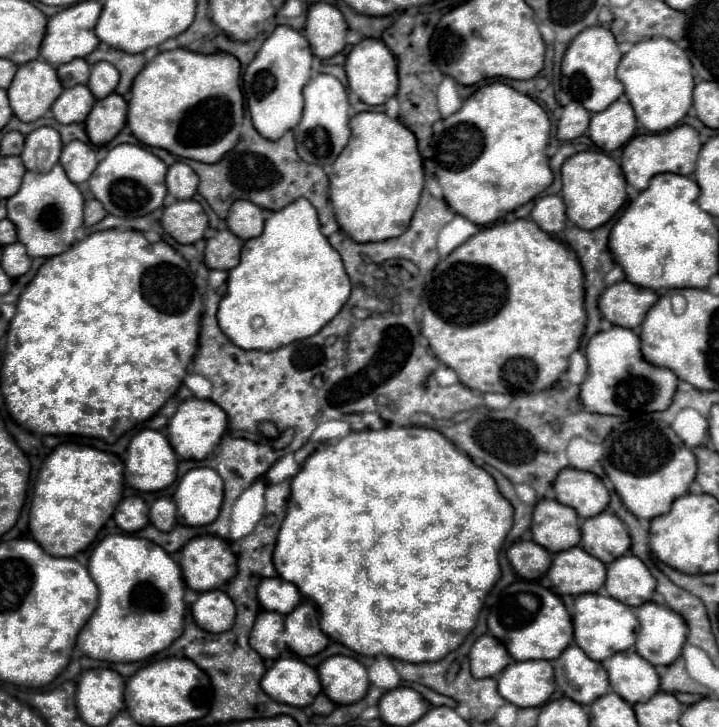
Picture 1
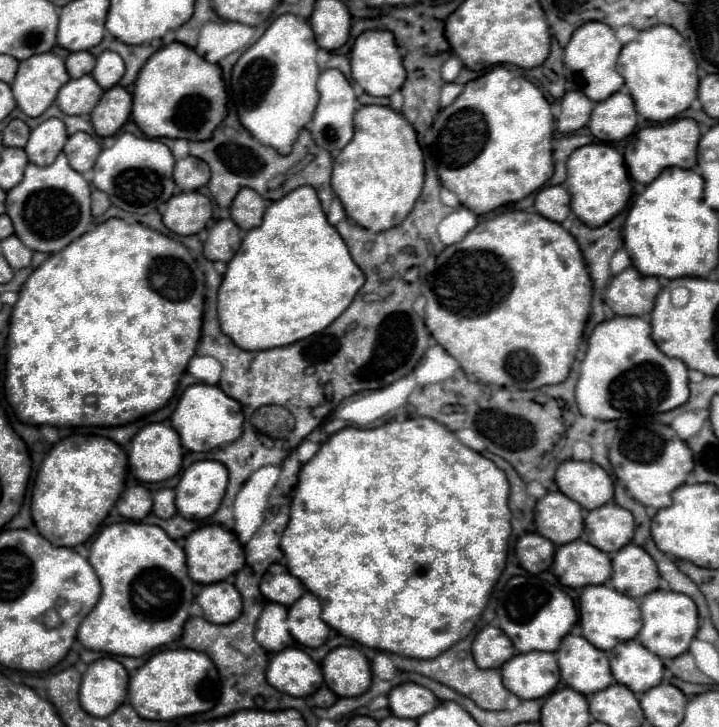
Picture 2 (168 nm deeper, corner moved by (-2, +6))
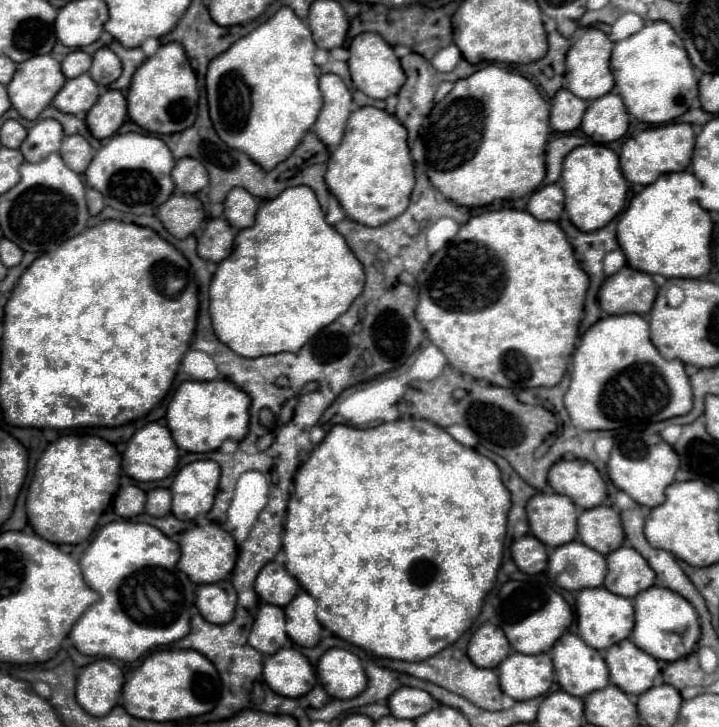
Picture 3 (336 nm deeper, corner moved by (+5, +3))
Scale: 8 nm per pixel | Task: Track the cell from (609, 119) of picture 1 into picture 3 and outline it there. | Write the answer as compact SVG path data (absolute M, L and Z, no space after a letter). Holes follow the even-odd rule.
M616 93L594 99L582 119L582 131L594 143L612 143L628 129L628 111Z

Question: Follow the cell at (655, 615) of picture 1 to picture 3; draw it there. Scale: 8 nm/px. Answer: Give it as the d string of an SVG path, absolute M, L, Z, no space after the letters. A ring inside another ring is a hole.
M650 587L638 593L638 597L634 597L632 601L636 611L636 625L630 641L634 641L634 645L638 645L658 661L678 661L694 651L694 643L700 637L698 613L682 595L664 587Z

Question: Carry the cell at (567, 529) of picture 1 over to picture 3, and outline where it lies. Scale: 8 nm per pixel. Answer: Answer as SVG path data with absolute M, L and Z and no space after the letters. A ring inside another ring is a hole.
M536 493L528 505L528 523L534 537L548 547L558 547L576 539L576 505L566 495Z

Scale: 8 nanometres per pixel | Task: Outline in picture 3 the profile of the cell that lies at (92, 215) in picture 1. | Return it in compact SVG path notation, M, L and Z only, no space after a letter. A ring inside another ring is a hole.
M88 189L86 191L86 201L88 201L88 209L90 209L90 215L98 215L104 207L104 199L102 199L102 193L98 193L96 189Z

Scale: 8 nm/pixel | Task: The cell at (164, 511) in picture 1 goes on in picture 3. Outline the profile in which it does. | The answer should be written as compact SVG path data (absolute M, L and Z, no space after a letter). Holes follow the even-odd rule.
M152 489L146 501L146 513L152 517L164 517L170 513L170 491L168 489Z

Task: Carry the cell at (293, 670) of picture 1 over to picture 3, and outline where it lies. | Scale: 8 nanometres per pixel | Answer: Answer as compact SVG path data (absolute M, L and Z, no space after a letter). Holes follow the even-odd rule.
M280 649L264 663L268 687L282 697L302 697L316 685L310 661L296 649Z

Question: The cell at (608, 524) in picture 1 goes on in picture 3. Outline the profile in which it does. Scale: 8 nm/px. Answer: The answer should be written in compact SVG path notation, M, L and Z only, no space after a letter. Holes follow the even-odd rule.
M600 505L582 511L578 517L578 537L594 551L608 555L624 543L620 513L610 505Z

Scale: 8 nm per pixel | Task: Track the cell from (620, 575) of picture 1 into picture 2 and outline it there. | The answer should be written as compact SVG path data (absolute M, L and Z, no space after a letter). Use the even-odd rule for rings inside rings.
M629 544L613 556L611 584L621 594L629 594L639 600L647 592L659 588L657 564L641 546Z

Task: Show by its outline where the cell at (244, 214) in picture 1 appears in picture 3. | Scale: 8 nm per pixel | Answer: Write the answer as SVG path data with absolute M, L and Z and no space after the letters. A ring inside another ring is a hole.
M242 187L232 189L224 201L224 219L236 231L254 225L256 211L258 211L258 199L250 193L246 193L246 189L242 189Z

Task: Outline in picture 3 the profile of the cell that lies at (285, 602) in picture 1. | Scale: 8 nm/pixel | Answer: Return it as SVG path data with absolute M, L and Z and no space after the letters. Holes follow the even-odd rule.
M270 561L262 567L262 573L258 573L254 589L264 603L286 607L298 593L298 581L294 581L282 565Z

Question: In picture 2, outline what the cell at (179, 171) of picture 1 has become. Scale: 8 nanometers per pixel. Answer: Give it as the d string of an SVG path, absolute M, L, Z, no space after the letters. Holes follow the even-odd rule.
M187 156L183 160L177 160L173 178L175 178L175 184L179 190L191 192L209 182L209 166L195 156Z

